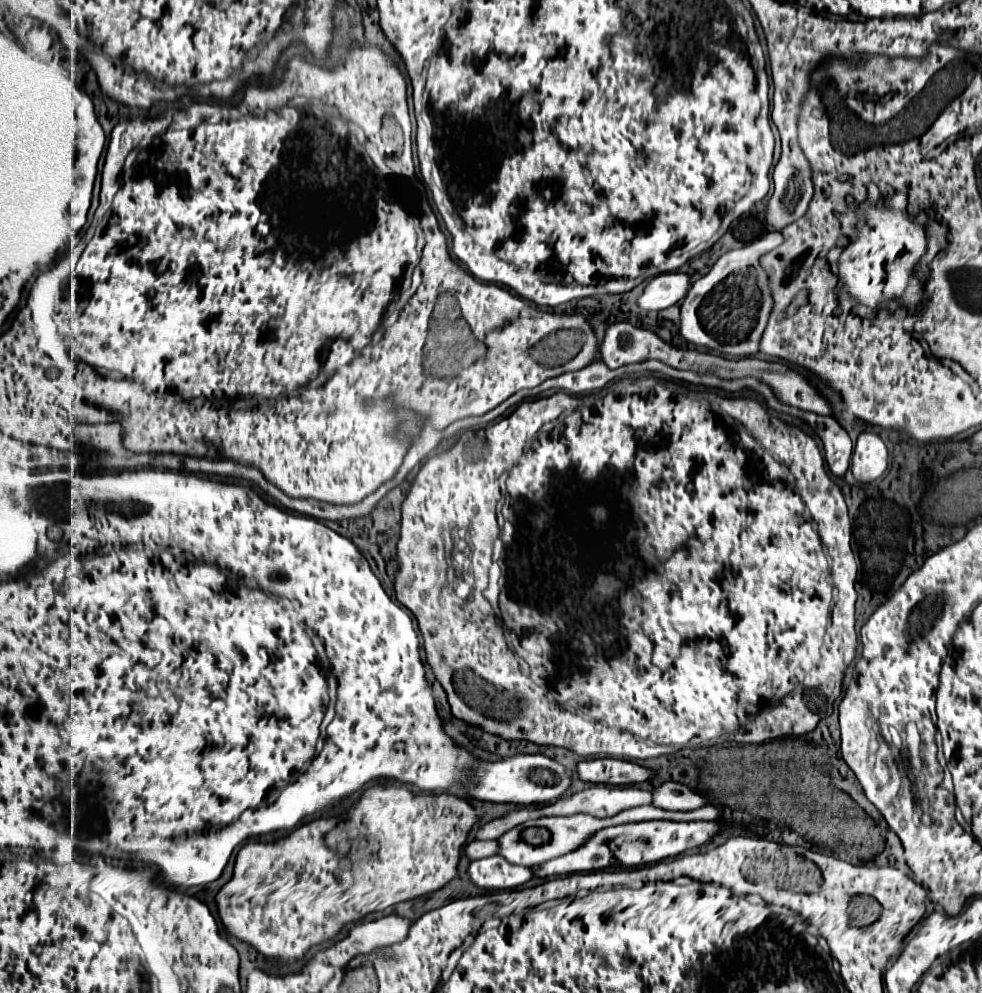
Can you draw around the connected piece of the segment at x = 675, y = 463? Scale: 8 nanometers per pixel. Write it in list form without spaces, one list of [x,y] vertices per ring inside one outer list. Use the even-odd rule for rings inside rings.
[[[644,375],[644,377],[640,377],[632,383],[622,383],[620,381],[620,383],[612,385],[612,389],[608,389],[608,391],[600,391],[600,393],[586,395],[586,397],[572,397],[572,395],[566,395],[566,393],[558,391],[552,397],[523,401],[508,417],[504,417],[504,419],[496,421],[492,427],[484,429],[484,437],[486,437],[488,443],[472,443],[472,433],[464,433],[464,435],[460,435],[458,443],[450,451],[436,453],[434,457],[430,457],[422,465],[422,469],[418,471],[418,475],[412,483],[412,491],[408,493],[406,501],[402,503],[402,529],[400,529],[400,541],[398,541],[400,571],[396,575],[396,597],[404,607],[408,607],[414,613],[414,617],[418,621],[418,629],[420,629],[422,639],[424,639],[424,651],[426,651],[428,663],[432,667],[432,673],[436,675],[436,679],[442,683],[442,687],[448,693],[448,701],[450,701],[454,717],[458,717],[466,723],[480,725],[484,731],[496,733],[504,739],[526,739],[526,741],[532,741],[536,745],[566,747],[566,749],[570,749],[570,751],[574,751],[574,753],[578,753],[578,755],[585,758],[605,758],[608,756],[628,760],[646,760],[650,757],[660,757],[664,753],[676,753],[684,747],[692,747],[692,749],[694,747],[708,747],[708,745],[724,743],[724,741],[764,743],[764,741],[776,739],[780,735],[804,735],[804,733],[812,731],[818,725],[820,719],[832,715],[832,705],[834,705],[836,697],[840,695],[844,671],[846,671],[848,663],[854,659],[854,653],[856,653],[858,646],[858,637],[856,629],[854,629],[854,603],[857,601],[857,592],[854,591],[854,579],[856,579],[858,571],[858,562],[851,547],[853,527],[850,523],[844,497],[840,493],[840,487],[828,477],[828,473],[824,469],[824,459],[822,459],[822,455],[820,455],[820,451],[818,451],[812,437],[808,437],[804,431],[800,431],[796,427],[790,427],[790,425],[782,423],[780,419],[768,415],[766,407],[762,407],[754,399],[726,399],[726,397],[718,397],[718,395],[712,395],[712,393],[698,393],[698,395],[696,393],[684,393],[684,387],[680,387],[676,383],[668,383],[666,377],[656,377],[656,375]],[[496,479],[506,479],[506,501],[508,501],[508,509],[512,511],[506,519],[506,525],[502,527],[502,533],[500,533],[496,516],[496,506],[498,499],[500,499],[500,485],[496,483]],[[499,534],[502,541],[504,541],[504,545],[506,545],[506,561],[510,557],[508,595],[502,597],[502,599],[506,599],[506,621],[504,623],[508,627],[505,630],[503,624],[504,631],[502,631],[500,617],[494,613],[492,605],[483,595],[489,584],[489,568],[493,564],[493,543],[499,537]],[[449,567],[455,569],[458,585],[451,595],[440,595],[440,591],[446,587]],[[558,667],[562,667],[562,689],[554,687],[556,677],[558,677]]]

